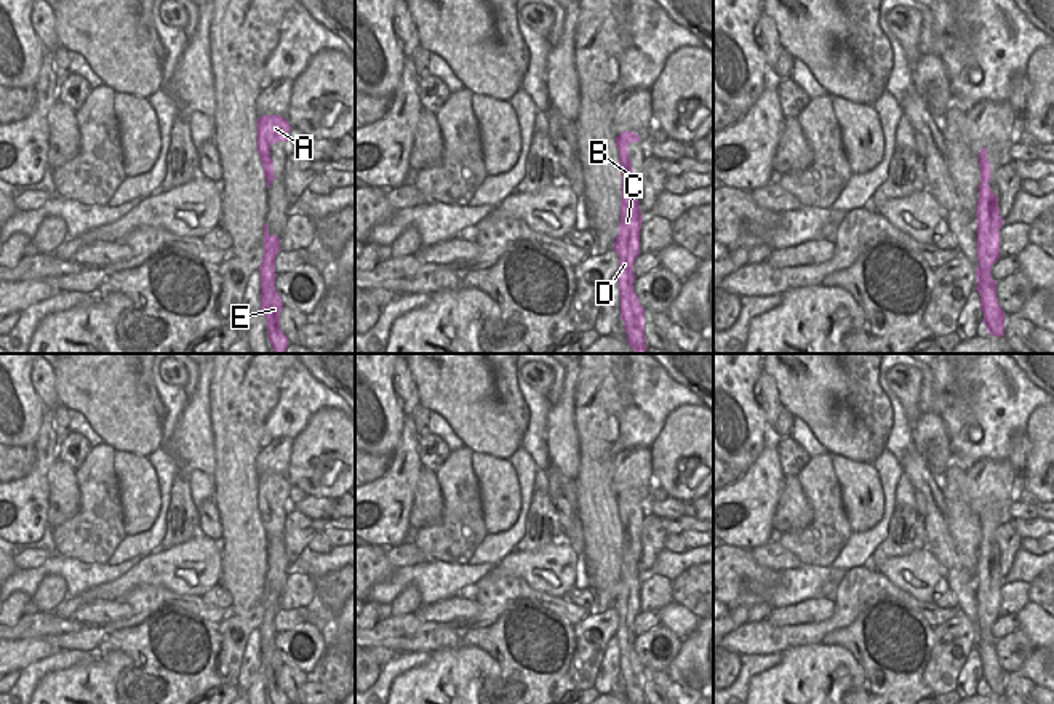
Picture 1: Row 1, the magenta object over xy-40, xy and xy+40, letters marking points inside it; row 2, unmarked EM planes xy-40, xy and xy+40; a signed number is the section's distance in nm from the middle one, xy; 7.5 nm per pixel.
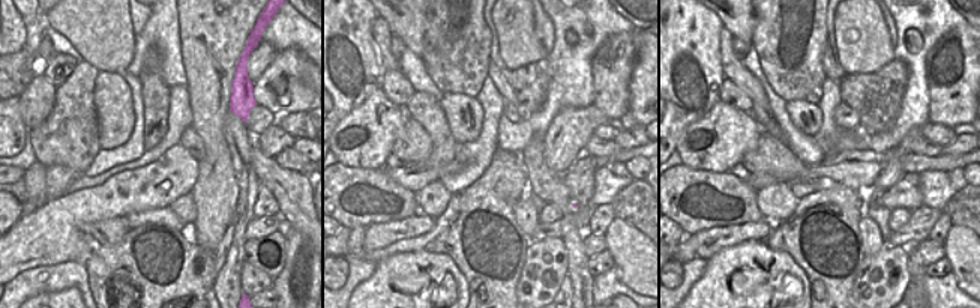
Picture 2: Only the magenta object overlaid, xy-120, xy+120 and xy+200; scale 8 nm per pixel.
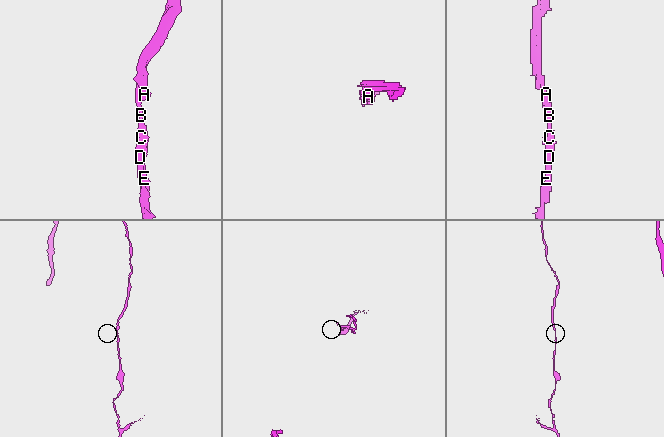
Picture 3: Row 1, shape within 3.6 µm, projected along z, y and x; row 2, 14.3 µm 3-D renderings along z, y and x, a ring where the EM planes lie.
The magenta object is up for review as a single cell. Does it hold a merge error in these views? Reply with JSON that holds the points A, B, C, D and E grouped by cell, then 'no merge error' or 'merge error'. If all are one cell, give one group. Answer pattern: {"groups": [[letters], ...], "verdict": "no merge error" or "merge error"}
{"groups": [["A", "B", "C", "D", "E"]], "verdict": "no merge error"}

